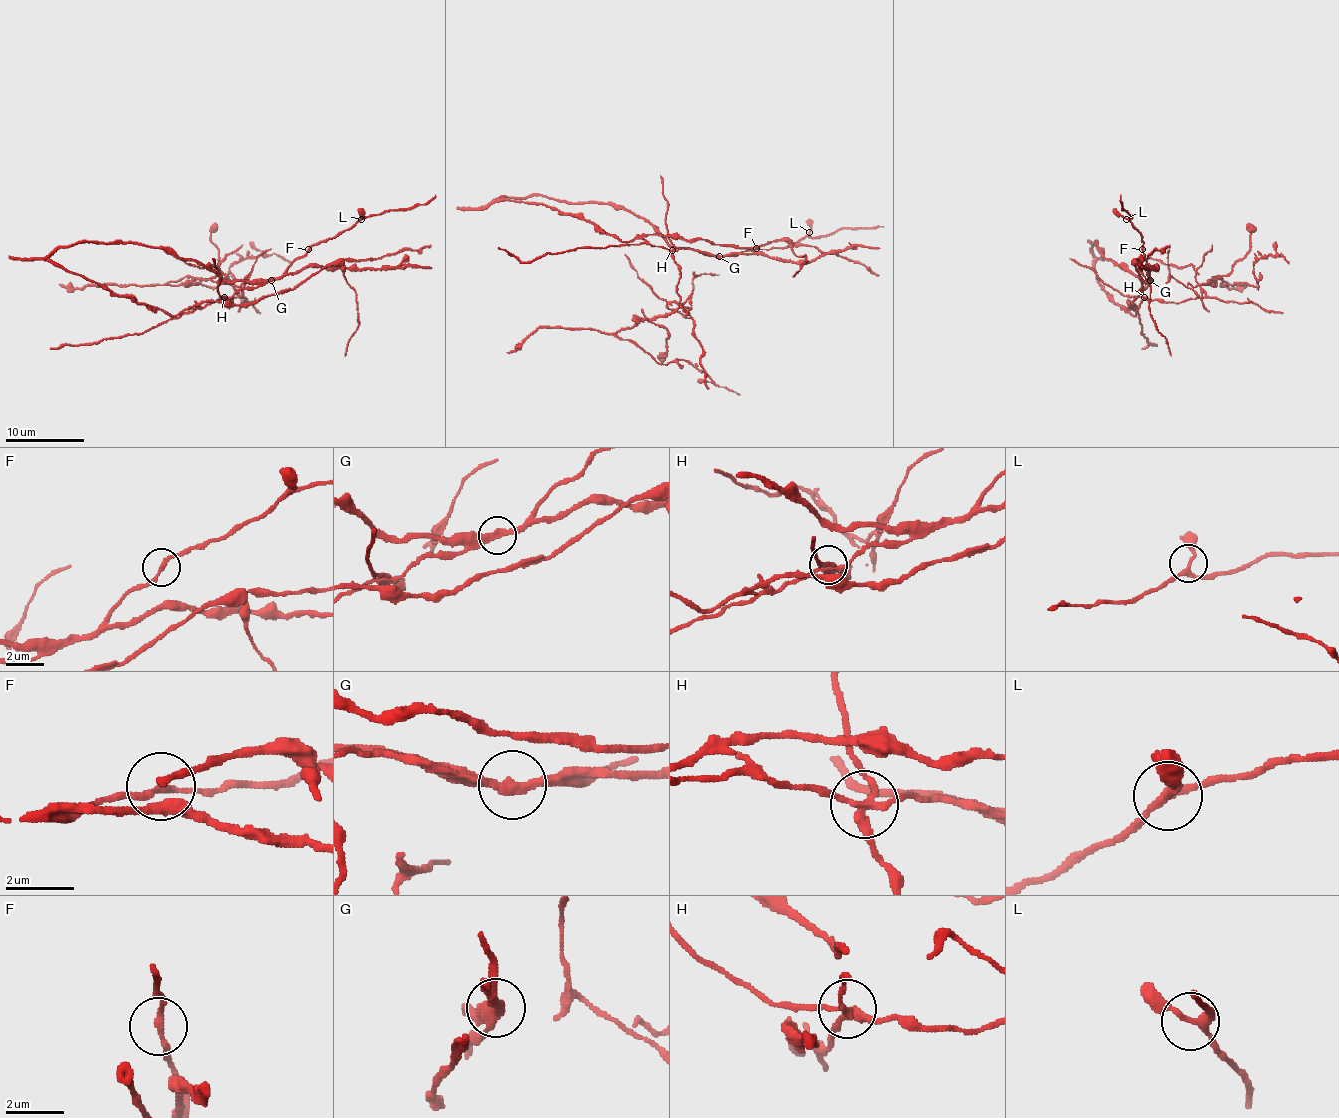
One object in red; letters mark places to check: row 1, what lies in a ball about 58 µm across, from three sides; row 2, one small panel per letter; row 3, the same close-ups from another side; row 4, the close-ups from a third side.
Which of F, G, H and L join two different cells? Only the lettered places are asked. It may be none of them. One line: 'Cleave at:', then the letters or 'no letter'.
Cleave at: G, H

